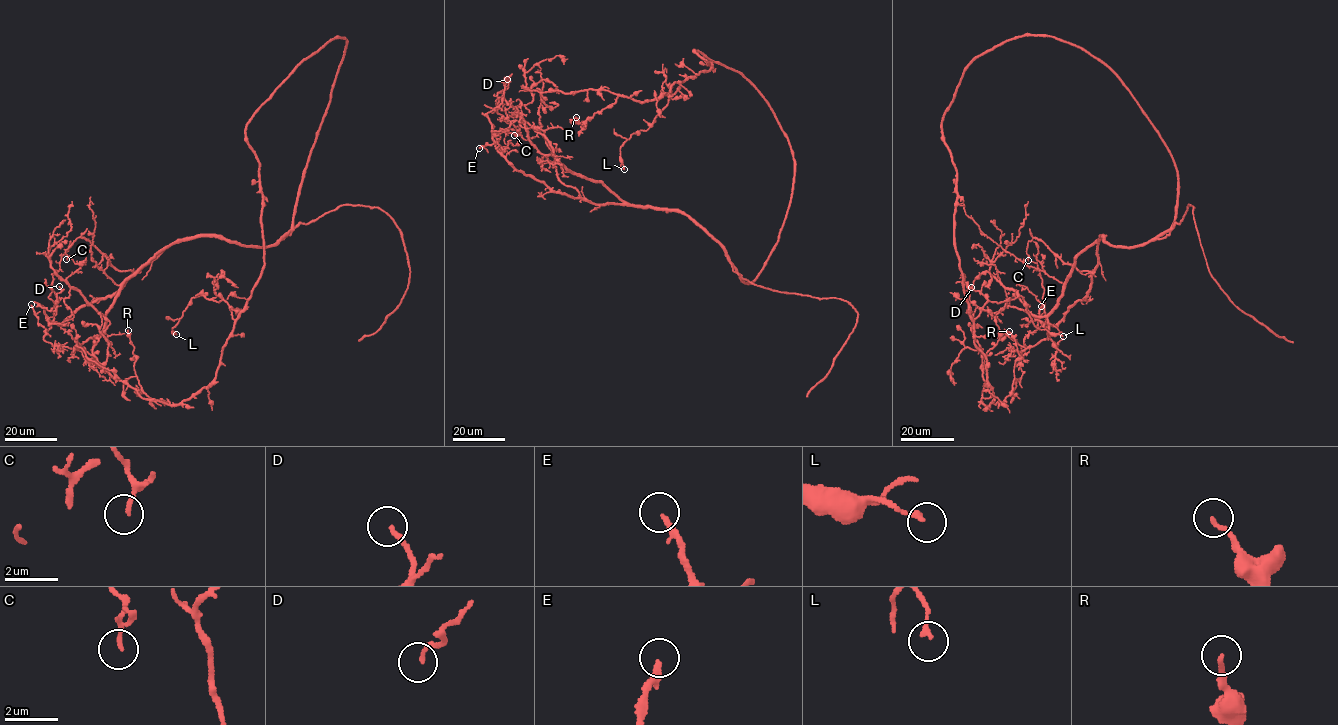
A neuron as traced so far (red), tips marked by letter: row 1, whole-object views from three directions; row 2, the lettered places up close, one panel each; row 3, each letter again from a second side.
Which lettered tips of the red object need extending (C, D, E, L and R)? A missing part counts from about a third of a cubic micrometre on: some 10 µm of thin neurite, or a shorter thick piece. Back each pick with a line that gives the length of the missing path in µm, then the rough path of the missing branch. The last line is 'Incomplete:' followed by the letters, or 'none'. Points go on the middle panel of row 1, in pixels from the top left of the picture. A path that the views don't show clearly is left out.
E: missing 45 µm; course (479, 148), (499, 137), (513, 139), (520, 133), (549, 148)
Incomplete: E

